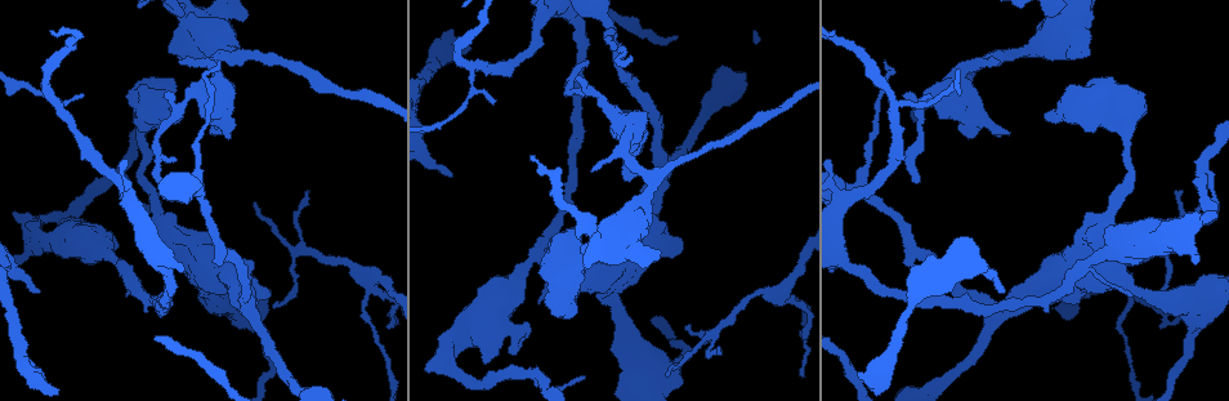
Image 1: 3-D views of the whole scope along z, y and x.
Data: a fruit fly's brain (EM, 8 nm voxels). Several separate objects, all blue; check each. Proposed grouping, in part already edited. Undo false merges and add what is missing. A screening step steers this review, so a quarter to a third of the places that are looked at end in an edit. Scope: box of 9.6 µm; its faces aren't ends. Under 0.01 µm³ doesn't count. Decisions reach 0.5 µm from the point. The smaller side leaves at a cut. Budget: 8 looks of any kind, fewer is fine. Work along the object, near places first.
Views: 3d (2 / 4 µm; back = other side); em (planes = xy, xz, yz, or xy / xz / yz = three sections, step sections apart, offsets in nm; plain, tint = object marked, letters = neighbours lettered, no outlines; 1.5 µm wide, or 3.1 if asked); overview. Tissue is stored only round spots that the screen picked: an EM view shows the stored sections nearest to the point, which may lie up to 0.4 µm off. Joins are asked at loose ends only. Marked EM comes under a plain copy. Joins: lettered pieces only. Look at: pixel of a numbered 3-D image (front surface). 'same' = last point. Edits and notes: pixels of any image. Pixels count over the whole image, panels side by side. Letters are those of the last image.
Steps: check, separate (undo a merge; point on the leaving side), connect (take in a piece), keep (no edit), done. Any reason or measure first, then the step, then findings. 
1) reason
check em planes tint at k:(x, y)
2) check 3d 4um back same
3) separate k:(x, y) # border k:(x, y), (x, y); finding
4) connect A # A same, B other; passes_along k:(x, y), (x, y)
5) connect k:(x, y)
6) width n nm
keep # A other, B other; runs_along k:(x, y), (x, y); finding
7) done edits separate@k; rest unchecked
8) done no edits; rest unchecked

check 3d 2um at 1:(1205, 224)

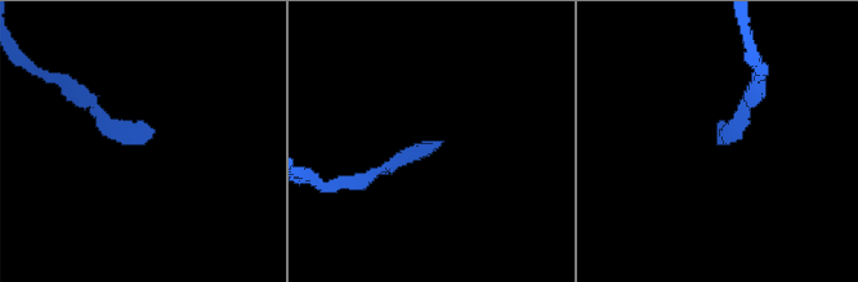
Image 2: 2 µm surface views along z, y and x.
check em xy step 4 tint at 2:(719, 142)

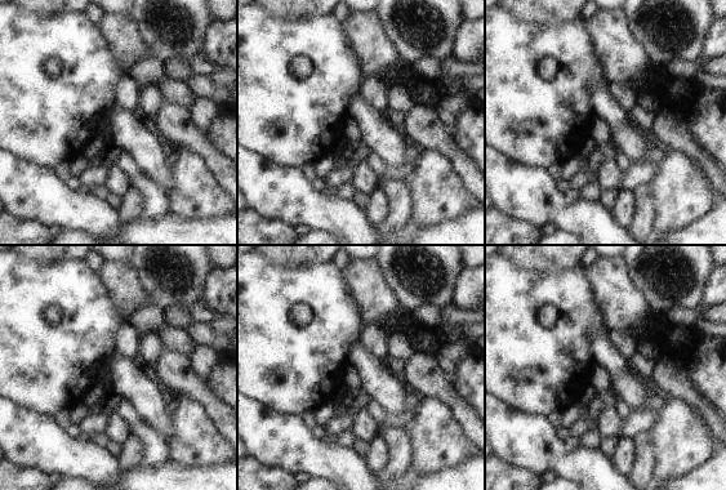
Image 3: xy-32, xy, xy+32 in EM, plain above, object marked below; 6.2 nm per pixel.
check em xz step 8 letters same

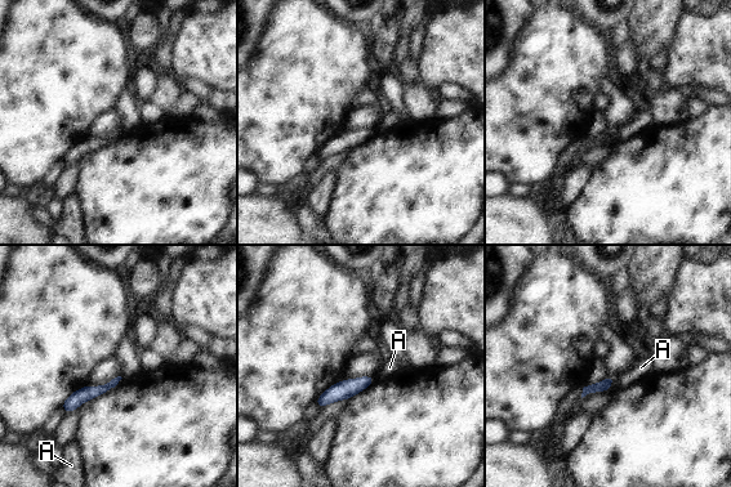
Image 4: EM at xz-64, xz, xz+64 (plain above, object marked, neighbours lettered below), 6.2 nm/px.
keep # A other; border 4:(615, 378), (607, 391); no lettered piece goes on from it

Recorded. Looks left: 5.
branch stops here
check em planes letters at 1:(254, 202)

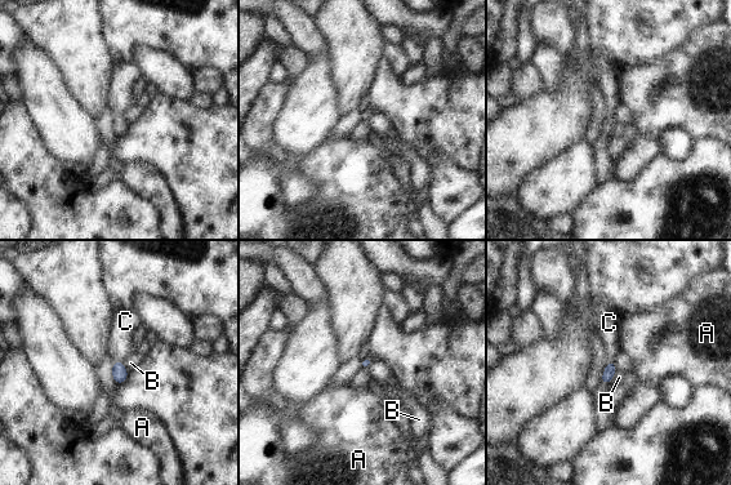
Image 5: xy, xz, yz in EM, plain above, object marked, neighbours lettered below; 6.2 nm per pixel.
longest_contact B 90 nm
connect C # A other, B other, C same; passes_along 5:(119, 373), (119, 361), (125, 323); it goes on there

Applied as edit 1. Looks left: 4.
branch point
check em xy step 8 tint at 1:(252, 311)

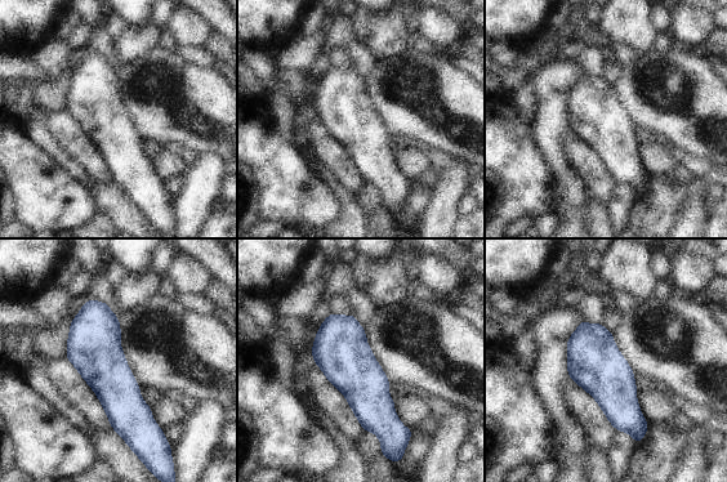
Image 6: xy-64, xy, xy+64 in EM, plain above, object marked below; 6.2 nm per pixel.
another direction
check em planes letters same

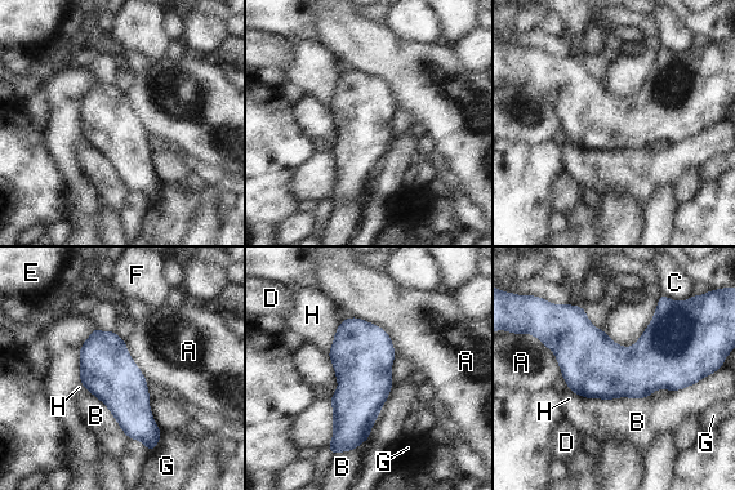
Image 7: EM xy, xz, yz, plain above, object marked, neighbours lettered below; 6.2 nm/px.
keep # A other, B other, C other, D other, E other, F other, G other, H other; border 7:(353, 316), (379, 325), (396, 355); continuous, no second neuron

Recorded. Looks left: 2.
done edits connect@5; rest unchecked

